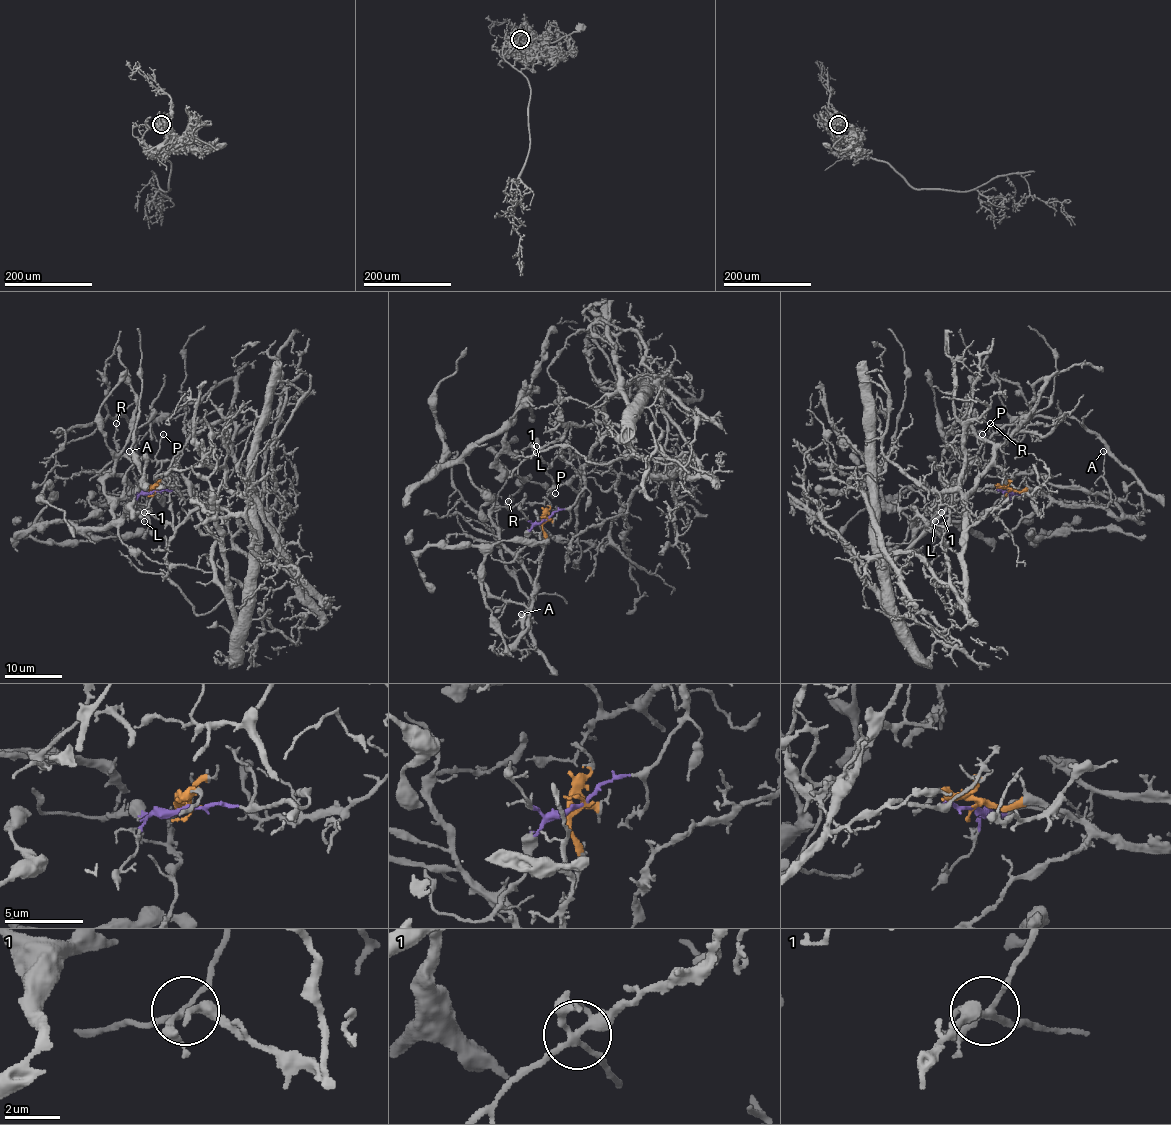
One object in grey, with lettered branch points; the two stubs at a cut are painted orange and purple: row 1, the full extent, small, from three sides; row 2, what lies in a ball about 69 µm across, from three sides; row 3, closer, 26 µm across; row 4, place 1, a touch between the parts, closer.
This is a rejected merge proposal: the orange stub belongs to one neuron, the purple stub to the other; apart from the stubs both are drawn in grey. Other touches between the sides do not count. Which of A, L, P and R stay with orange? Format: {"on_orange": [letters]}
{"on_orange": ["A", "R"]}

